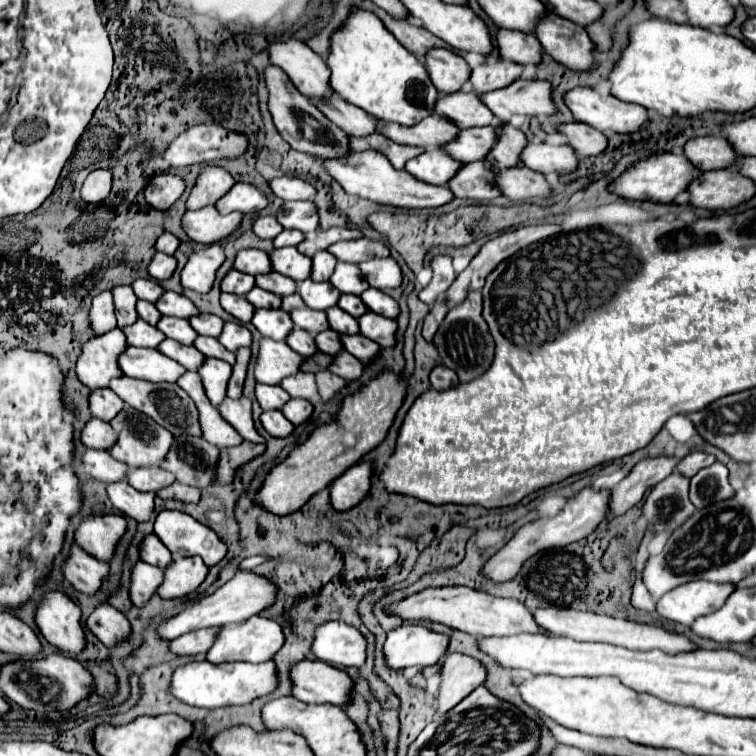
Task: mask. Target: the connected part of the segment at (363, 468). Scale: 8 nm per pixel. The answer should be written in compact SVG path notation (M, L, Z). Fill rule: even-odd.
M355 463L343 475L331 481L329 497L335 511L347 511L357 505L371 485L371 463Z

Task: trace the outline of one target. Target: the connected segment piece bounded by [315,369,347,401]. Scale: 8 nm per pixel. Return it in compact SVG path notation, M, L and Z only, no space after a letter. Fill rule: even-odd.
M327 369L315 373L315 379L317 379L317 389L319 389L319 395L321 395L323 401L329 401L341 387L347 385L345 379L333 375L333 373L327 371Z

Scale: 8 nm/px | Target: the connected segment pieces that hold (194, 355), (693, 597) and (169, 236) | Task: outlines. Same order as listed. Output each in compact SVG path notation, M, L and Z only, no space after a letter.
M165 339L157 351L161 351L163 355L175 359L177 363L181 363L187 371L195 371L199 365L201 365L201 359L205 359L195 347L187 347L187 345L181 345L173 339Z
M685 583L657 601L657 613L663 619L691 625L697 617L717 611L733 591L735 587L721 587L719 583Z
M163 233L163 235L159 235L159 239L155 243L155 249L161 251L161 253L167 253L167 255L173 255L177 245L179 245L179 239L173 233Z

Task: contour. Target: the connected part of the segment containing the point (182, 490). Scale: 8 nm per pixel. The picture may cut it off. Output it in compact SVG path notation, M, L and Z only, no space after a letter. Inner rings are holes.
M175 481L175 483L159 489L155 495L161 497L161 499L179 499L179 501L185 501L185 503L197 503L197 499L199 499L201 493L199 493L197 487L183 485L183 483Z

